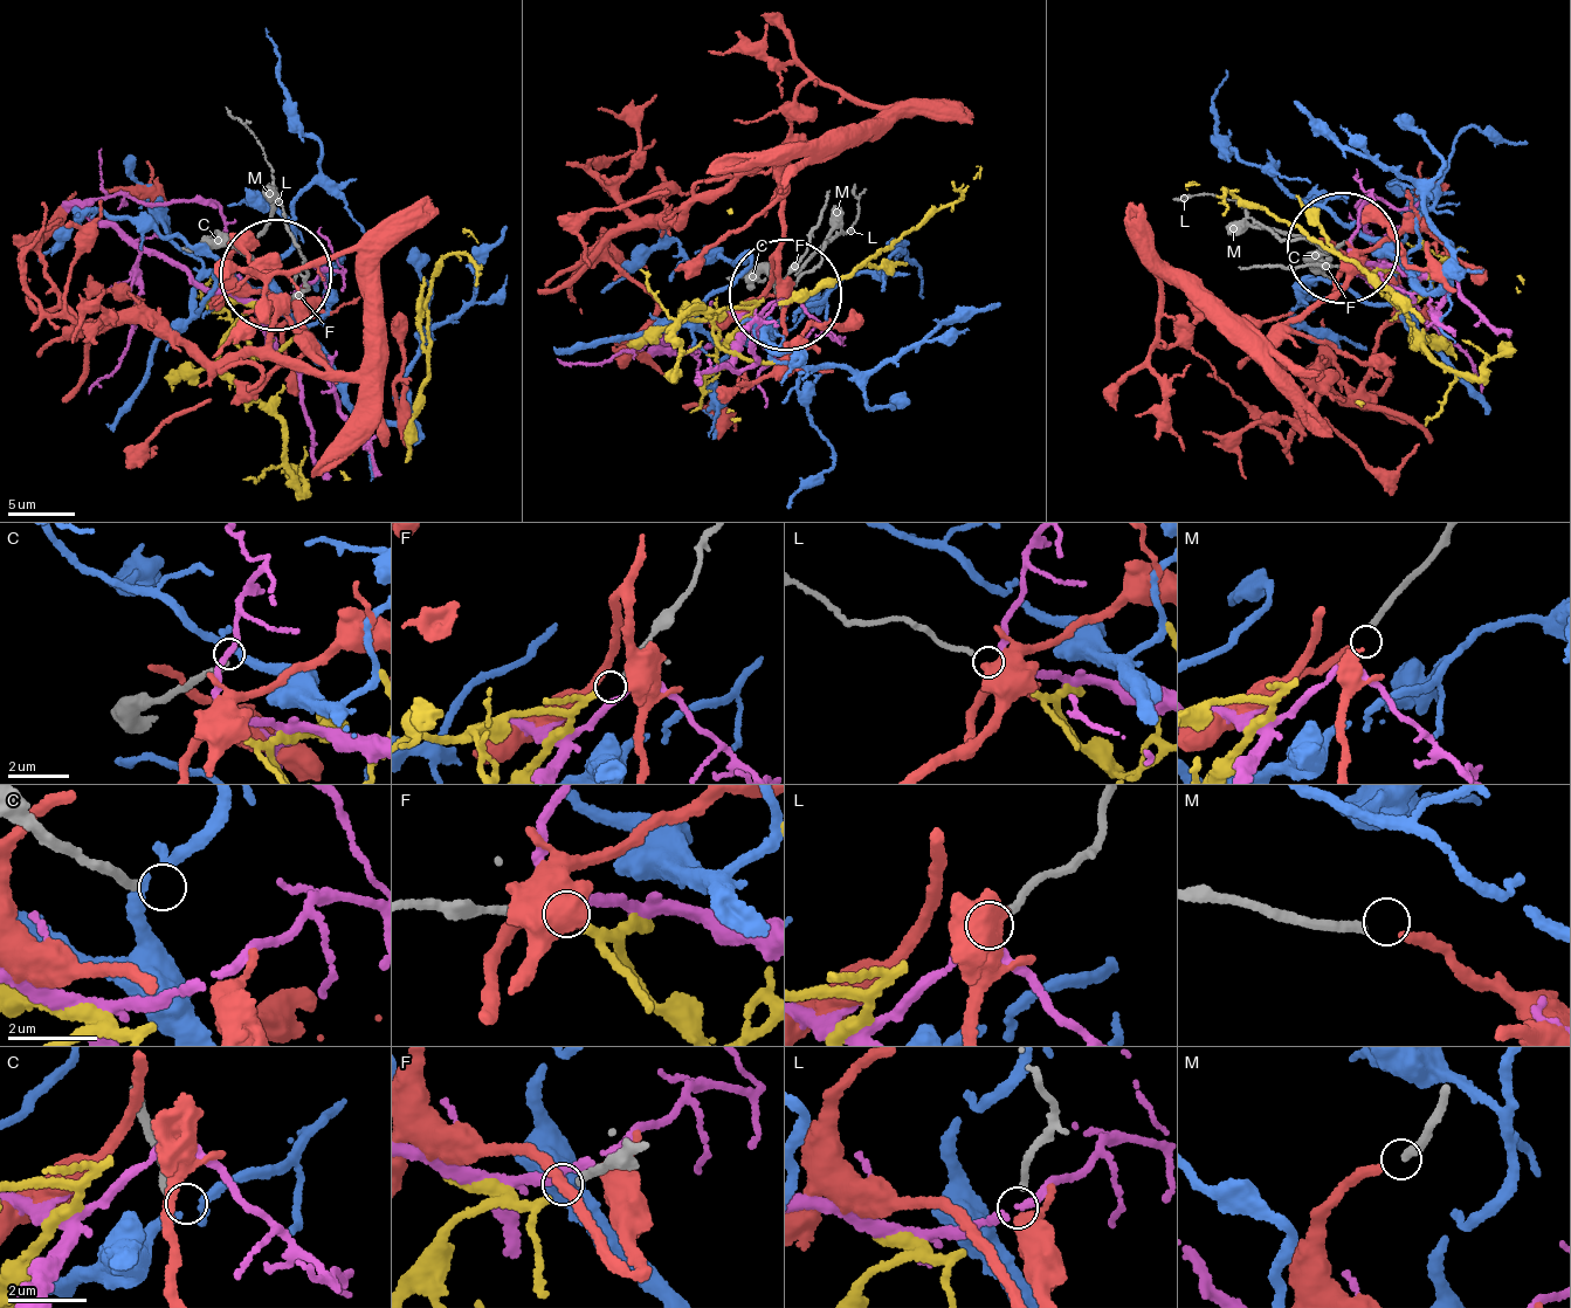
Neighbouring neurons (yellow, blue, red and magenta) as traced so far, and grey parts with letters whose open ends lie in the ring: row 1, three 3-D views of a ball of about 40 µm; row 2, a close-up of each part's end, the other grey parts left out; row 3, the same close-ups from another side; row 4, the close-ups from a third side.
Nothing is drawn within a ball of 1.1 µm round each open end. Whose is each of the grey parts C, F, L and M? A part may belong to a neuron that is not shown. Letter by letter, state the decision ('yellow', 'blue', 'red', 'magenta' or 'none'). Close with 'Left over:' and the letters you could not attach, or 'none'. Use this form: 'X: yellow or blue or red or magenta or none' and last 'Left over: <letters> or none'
C: none
F: yellow
L: magenta
M: red
Left over: C

